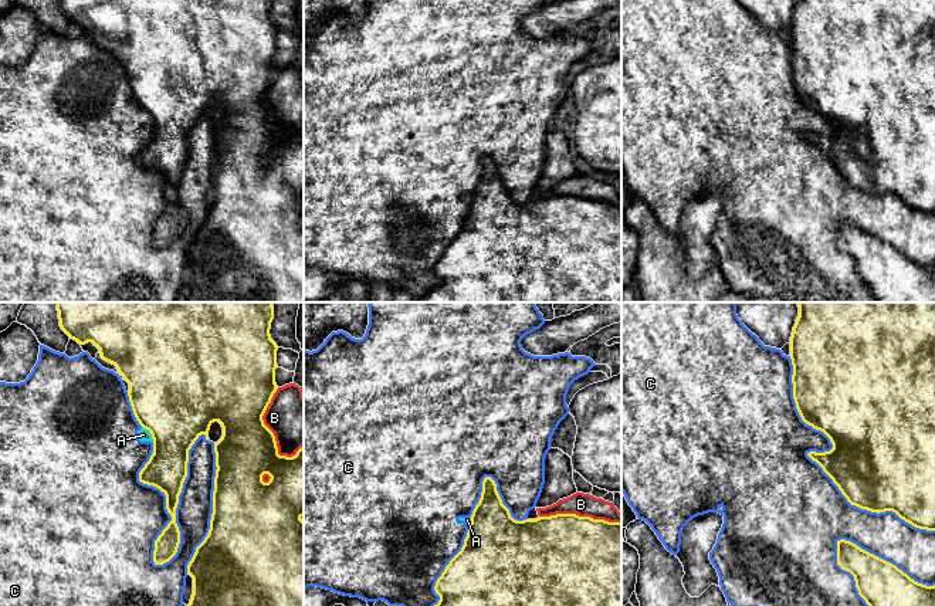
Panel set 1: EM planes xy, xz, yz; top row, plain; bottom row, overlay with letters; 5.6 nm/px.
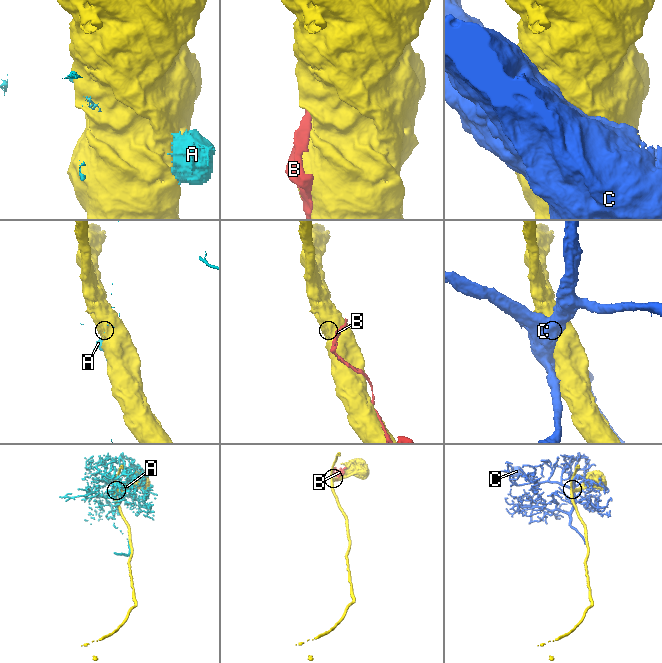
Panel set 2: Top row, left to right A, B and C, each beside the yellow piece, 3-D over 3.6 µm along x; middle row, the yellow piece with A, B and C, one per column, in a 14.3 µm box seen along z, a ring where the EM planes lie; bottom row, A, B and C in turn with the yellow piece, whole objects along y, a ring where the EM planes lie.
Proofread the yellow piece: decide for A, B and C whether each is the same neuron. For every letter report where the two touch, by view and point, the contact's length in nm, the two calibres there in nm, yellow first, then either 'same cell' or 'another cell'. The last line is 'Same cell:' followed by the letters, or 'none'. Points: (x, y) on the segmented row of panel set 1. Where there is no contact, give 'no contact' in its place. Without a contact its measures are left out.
A: contact xy (151, 433); length 120 nm; calibres 480 and 70 nm; another cell
B: contact xy (267, 427); length 400 nm; calibres 360 and 280 nm; another cell
C: contact xy (178, 503); length 800 nm; calibres 220 and 360 nm; another cell
Same cell: none

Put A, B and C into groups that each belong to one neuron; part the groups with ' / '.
A C / B

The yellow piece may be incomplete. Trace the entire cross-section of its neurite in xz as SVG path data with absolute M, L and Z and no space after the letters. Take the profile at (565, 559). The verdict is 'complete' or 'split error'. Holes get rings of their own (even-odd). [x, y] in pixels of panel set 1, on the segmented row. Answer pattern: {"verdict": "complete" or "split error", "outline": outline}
{"verdict": "complete", "outline": "M485 477L464 545L434 590L440 596L434 606L621 606L621 522L576 514L516 521L502 504L495 481Z"}

